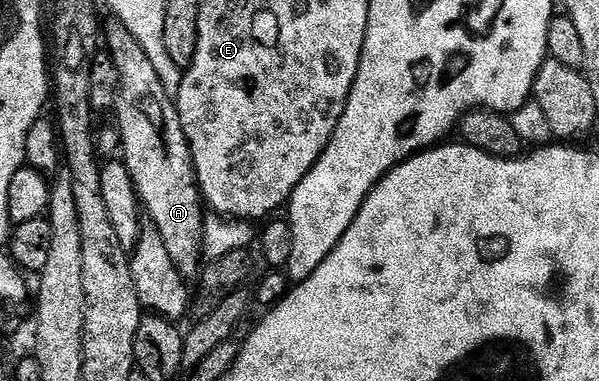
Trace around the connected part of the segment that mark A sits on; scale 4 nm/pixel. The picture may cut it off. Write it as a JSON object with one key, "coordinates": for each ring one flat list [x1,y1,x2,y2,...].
{"coordinates":[[111,18,108,21,108,24,107,21,105,24,105,50,113,58,113,66,119,79,117,102,113,109,113,117,115,116,113,124,119,133,121,159,133,178,133,186,139,195,142,211,146,219,153,226,157,226,165,242,165,250,169,250,169,258,173,258,173,266,177,266,177,270,185,278,198,277,205,260,203,254,205,201,199,191,199,180,195,177,191,147,185,138,179,112,175,109,172,93,167,92,161,78,157,78,157,69,153,66,153,62,149,62,149,54,141,50,141,42,137,42,137,38,133,38,133,34,129,34,129,30,119,20]]}

